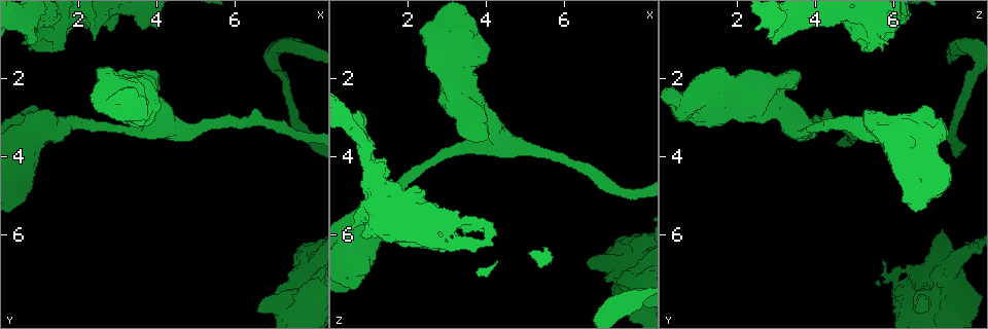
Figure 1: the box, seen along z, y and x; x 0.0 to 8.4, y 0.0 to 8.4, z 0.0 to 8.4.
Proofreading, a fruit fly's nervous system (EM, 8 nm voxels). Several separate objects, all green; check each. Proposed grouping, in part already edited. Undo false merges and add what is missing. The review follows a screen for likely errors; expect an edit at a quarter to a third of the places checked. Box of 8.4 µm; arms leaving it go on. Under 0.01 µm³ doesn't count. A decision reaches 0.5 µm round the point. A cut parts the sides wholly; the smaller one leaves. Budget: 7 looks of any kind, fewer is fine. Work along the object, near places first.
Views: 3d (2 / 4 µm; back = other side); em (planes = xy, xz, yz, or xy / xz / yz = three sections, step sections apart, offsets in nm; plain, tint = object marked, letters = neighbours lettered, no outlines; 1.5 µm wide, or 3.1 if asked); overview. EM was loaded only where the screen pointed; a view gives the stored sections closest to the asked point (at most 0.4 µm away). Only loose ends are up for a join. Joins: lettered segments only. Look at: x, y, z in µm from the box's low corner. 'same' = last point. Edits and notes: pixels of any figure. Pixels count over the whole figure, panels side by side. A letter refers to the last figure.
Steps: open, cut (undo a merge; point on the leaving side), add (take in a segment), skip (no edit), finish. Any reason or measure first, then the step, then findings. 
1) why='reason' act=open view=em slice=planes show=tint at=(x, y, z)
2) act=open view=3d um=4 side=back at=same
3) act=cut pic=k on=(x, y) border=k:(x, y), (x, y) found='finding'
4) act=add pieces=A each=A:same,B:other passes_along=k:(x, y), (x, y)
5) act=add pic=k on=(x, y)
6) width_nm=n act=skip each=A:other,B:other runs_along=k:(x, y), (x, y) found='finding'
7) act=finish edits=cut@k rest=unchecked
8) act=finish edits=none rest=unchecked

why='an open end' act=open view=em slice=yz step=8 show=letters at=(0.65, 1.15, 5.85)

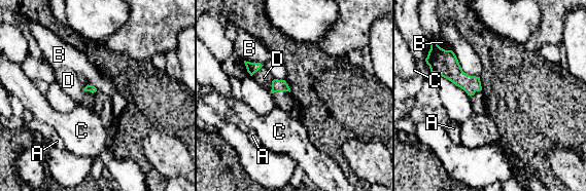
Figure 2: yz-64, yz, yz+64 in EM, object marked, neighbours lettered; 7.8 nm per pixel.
why='cut it another way' act=open view=em slice=planes show=letters at=same

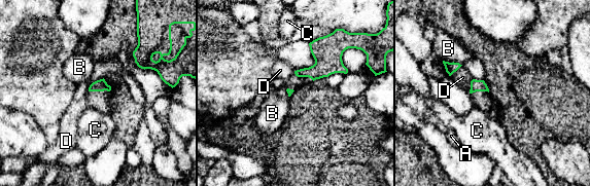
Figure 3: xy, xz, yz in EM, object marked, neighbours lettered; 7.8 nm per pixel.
act=skip each=A:other,B:other,C:other,D:other border=3:(443, 60), (458, 62), (461, 65) found='none of them fits'

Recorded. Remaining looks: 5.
why='free end' act=open view=3d um=4 at=(2.30, 0.65, 4.90)

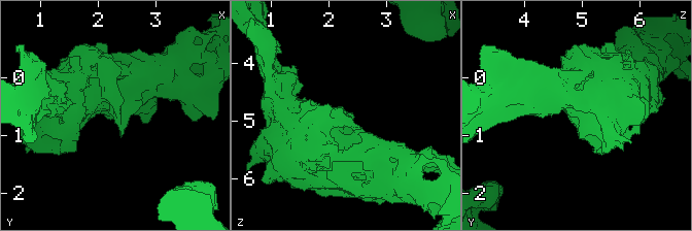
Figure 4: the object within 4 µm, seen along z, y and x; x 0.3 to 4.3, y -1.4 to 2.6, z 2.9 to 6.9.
act=open view=em slice=planes show=letters at=(2.35, 0.65, 4.85)

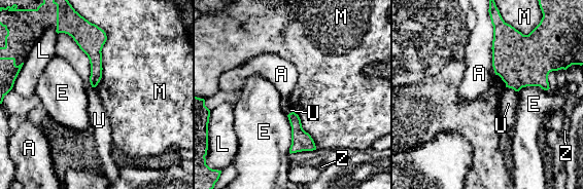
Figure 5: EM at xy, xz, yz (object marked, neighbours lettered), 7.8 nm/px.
act=skip each=A:other,E:other,L:other,M:other,U:other,Z:other found='no lettered segment goes on from it'

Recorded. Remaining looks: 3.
act=open view=em slice=planes show=plain at=(7.35, 7.00, 7.10)

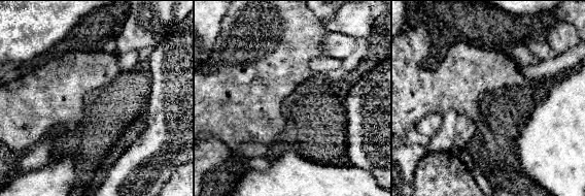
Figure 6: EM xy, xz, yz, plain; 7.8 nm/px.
act=open view=em slice=planes show=letters at=same

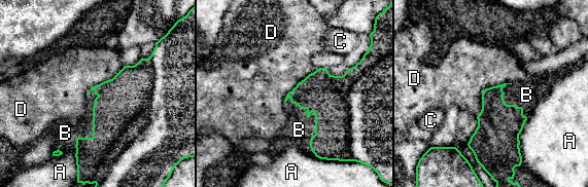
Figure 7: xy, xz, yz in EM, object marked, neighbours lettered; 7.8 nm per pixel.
act=add pieces=B each=A:other,B:same,C:other,D:other found='it goes on there'

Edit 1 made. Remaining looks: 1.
act=finish edits=add@7 rest=unchecked

